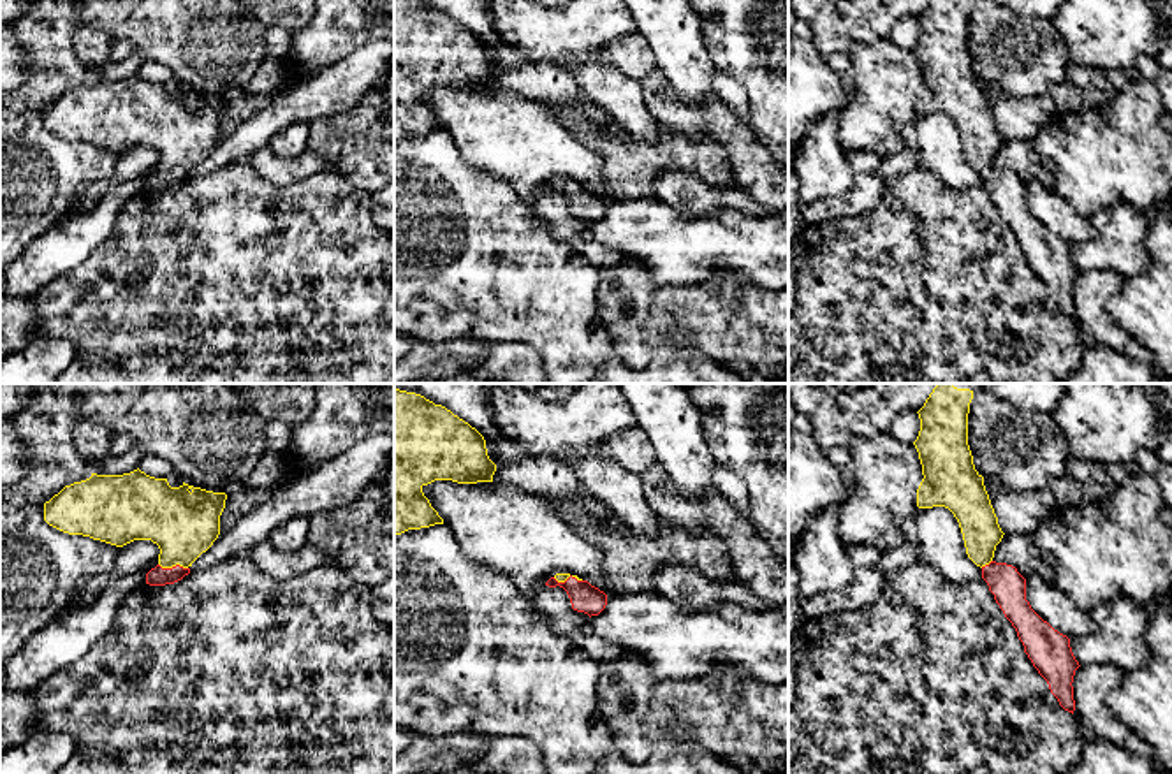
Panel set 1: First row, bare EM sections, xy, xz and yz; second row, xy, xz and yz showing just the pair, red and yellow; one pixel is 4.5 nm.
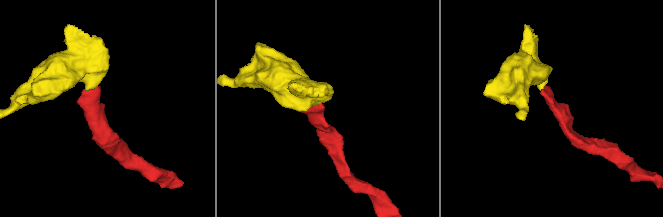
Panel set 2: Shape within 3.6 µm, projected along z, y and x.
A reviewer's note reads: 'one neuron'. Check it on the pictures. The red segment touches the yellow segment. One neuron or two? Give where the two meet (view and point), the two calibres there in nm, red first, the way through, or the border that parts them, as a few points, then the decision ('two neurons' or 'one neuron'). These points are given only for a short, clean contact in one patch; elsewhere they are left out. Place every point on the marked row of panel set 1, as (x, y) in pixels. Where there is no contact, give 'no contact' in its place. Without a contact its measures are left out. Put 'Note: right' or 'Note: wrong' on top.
Note: right
meets red in xy at (173, 567); 90 nm thick on the red side, 300 nm on the other; runs through xy (157, 576), (173, 567), (183, 525); one neuron

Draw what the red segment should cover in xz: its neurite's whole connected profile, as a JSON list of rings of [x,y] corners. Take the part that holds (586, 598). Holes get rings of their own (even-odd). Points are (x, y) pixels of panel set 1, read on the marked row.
[[[556,573],[546,586],[563,588],[570,598],[572,609],[590,617],[598,616],[607,605],[607,595],[577,575]]]

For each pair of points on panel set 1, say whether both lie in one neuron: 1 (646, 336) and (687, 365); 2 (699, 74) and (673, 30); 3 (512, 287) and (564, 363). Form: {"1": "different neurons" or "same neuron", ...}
{"1": "different neurons", "2": "same neuron", "3": "same neuron"}

